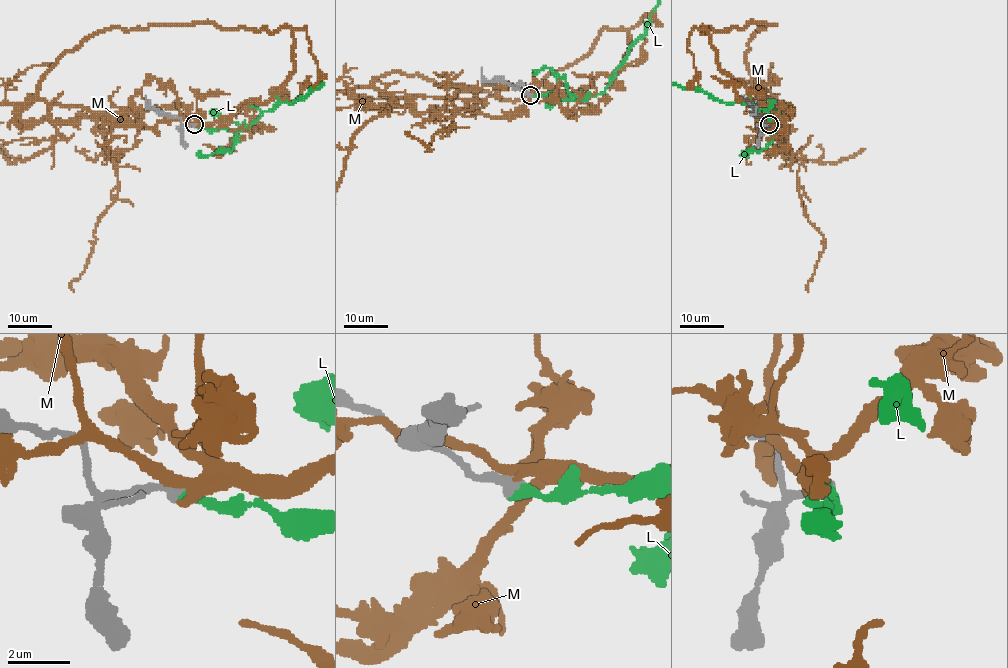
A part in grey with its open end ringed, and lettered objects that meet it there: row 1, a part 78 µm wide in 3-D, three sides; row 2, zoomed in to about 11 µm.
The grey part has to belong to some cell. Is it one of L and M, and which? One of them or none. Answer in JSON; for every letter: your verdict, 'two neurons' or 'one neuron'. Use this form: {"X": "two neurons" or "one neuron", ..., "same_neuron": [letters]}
{"L": "one neuron", "M": "two neurons", "same_neuron": ["L"]}

